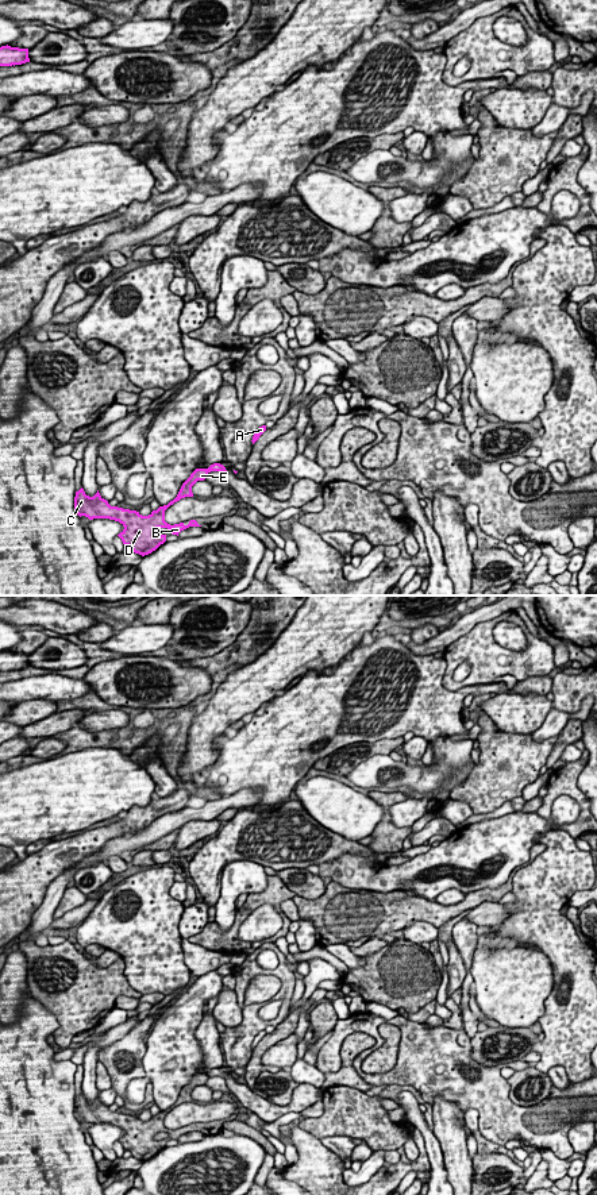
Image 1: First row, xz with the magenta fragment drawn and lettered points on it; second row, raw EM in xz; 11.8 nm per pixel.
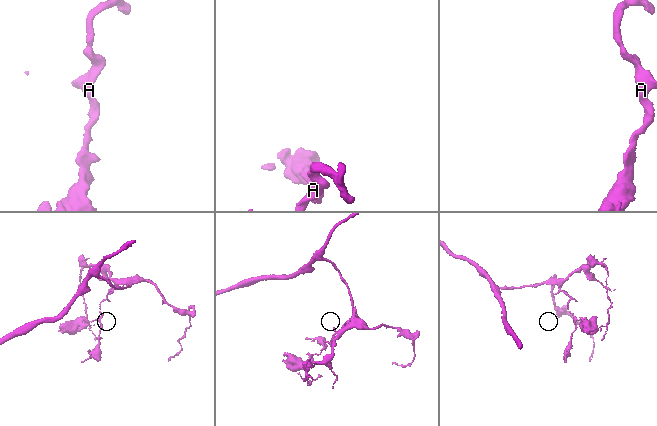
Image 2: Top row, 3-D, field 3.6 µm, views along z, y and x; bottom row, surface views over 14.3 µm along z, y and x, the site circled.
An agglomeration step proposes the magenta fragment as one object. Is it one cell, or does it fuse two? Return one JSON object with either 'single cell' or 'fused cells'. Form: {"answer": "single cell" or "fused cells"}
{"answer": "fused cells"}

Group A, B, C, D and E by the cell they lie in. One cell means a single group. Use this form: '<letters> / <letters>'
A / B C D E

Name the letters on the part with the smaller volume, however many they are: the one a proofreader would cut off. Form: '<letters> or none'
B, C, D, E

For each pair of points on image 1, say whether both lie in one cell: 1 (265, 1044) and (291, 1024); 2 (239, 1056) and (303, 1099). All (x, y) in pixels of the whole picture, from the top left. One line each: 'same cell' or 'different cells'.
1: same cell
2: different cells

